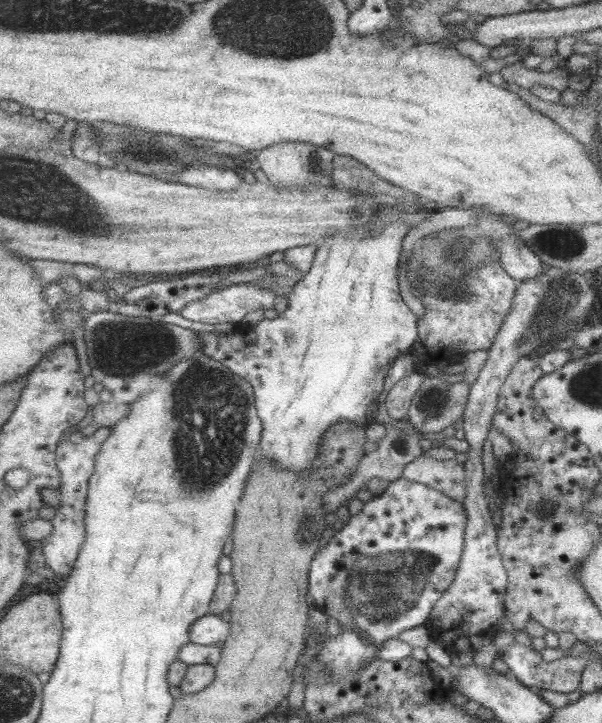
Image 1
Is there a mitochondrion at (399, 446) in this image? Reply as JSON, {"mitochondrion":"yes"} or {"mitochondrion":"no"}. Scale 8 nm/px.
{"mitochondrion":"yes"}

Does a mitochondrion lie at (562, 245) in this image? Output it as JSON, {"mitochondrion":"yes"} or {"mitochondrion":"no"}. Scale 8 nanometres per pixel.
{"mitochondrion":"yes"}

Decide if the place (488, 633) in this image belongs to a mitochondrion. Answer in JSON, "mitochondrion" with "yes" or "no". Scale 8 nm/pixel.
{"mitochondrion":"no"}

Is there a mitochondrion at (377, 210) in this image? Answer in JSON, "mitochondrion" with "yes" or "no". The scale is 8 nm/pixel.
{"mitochondrion":"no"}

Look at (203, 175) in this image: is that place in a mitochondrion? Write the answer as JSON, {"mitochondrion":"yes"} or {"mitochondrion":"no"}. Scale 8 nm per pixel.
{"mitochondrion":"no"}

